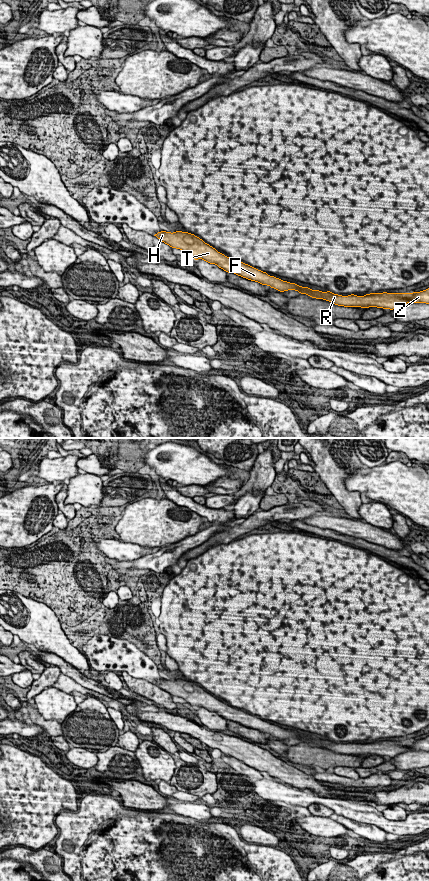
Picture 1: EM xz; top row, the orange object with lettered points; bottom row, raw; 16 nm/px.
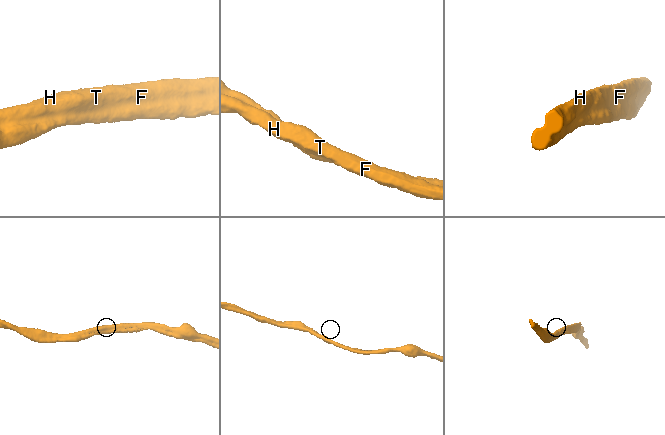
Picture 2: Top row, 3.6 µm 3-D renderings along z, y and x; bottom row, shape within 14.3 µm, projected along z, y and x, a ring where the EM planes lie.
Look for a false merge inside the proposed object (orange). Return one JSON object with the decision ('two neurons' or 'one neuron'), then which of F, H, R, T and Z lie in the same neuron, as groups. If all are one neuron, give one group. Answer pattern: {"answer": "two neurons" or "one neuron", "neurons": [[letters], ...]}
{"answer": "one neuron", "neurons": [["F", "H", "R", "T", "Z"]]}

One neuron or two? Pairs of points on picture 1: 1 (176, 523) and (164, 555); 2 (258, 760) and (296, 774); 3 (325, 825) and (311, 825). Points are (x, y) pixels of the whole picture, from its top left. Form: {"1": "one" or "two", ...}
{"1": "two", "2": "one", "3": "one"}

